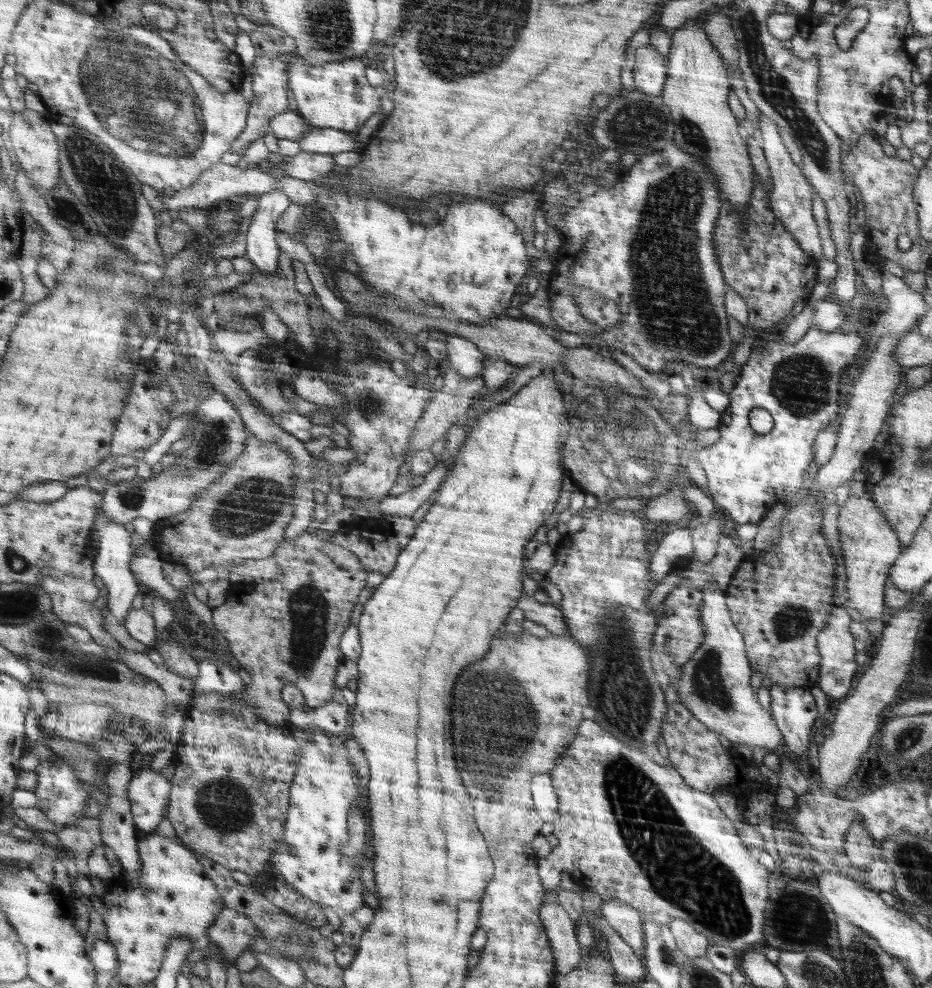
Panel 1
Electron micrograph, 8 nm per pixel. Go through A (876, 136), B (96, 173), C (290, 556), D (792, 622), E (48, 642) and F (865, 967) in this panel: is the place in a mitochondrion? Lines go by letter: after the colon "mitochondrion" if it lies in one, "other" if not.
A: other
B: mitochondrion
C: other
D: mitochondrion
E: mitochondrion
F: mitochondrion

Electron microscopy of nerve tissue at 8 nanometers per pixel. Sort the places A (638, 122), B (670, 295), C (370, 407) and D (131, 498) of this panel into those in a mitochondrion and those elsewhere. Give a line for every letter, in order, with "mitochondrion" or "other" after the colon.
A: mitochondrion
B: mitochondrion
C: mitochondrion
D: mitochondrion

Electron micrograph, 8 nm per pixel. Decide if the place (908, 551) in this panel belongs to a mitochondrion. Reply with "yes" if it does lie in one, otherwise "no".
no

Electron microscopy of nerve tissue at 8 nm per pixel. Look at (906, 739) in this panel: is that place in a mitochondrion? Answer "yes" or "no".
yes

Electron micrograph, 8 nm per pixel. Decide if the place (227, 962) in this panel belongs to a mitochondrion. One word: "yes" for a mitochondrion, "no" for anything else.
no

